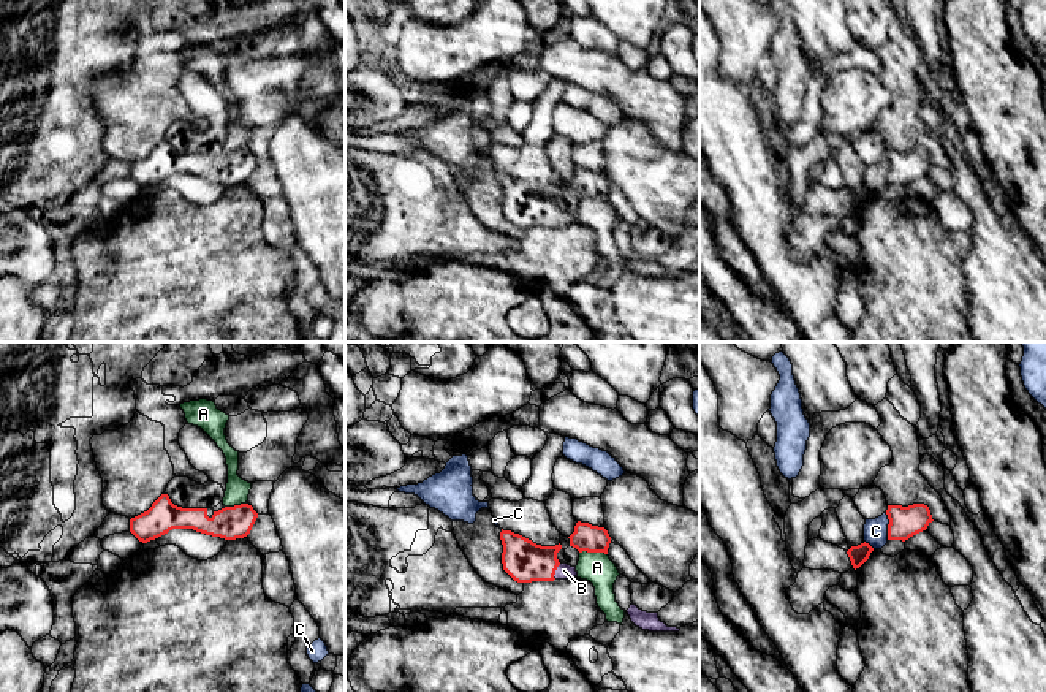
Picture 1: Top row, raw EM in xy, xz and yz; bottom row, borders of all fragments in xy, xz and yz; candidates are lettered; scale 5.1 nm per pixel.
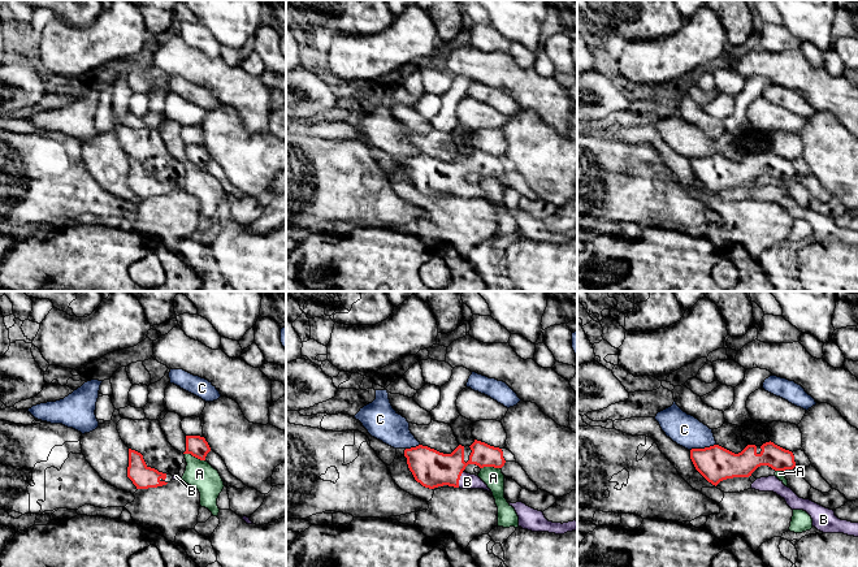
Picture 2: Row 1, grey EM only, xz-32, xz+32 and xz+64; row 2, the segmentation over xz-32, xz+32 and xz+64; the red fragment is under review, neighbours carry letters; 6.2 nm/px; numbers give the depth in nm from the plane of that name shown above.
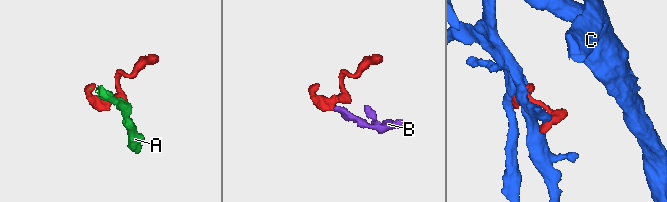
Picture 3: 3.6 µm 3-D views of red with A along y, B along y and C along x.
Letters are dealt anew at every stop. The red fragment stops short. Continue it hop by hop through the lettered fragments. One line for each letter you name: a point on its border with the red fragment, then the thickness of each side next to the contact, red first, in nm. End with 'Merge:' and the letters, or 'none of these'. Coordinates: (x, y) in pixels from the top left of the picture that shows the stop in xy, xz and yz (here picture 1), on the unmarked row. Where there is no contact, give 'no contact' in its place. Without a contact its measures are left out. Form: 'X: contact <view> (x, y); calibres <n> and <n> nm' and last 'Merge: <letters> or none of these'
B: contact xz (554, 217); calibres 220 and 80 nm
Merge: B

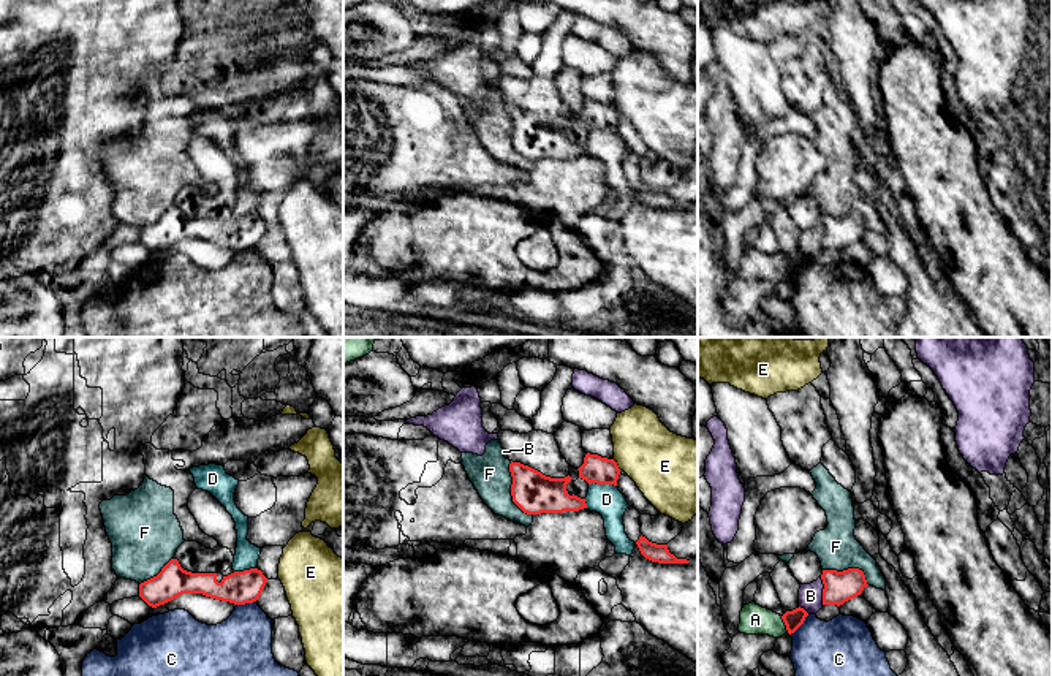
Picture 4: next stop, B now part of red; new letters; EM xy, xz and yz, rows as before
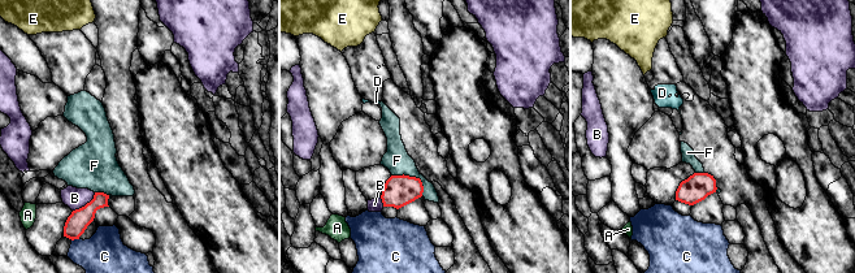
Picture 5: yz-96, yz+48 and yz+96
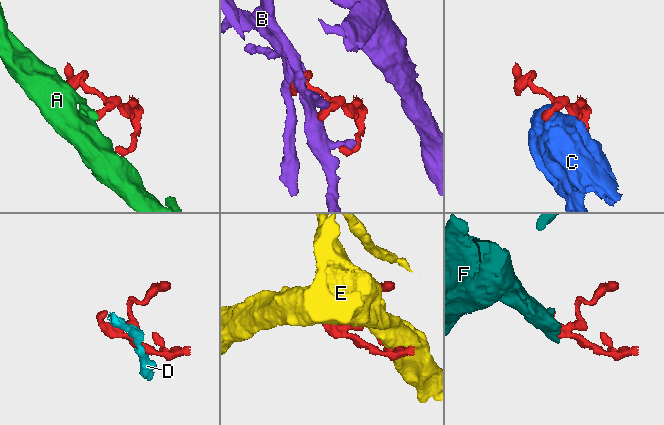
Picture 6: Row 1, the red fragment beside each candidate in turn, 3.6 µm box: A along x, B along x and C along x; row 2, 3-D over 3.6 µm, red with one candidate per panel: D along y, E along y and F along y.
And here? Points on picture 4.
Merge: none of these

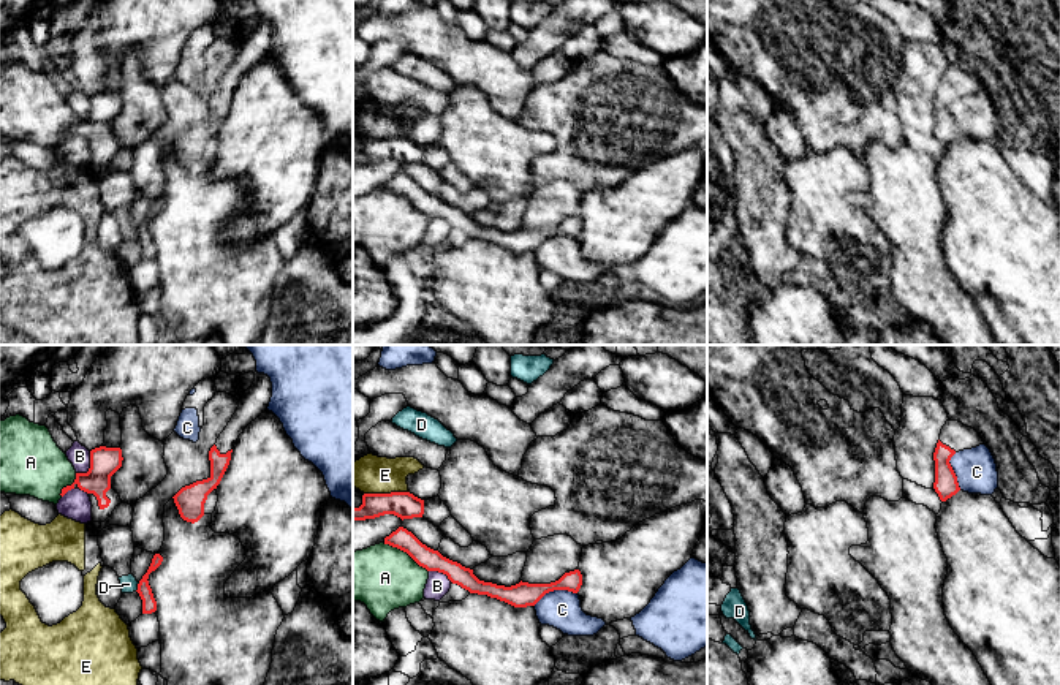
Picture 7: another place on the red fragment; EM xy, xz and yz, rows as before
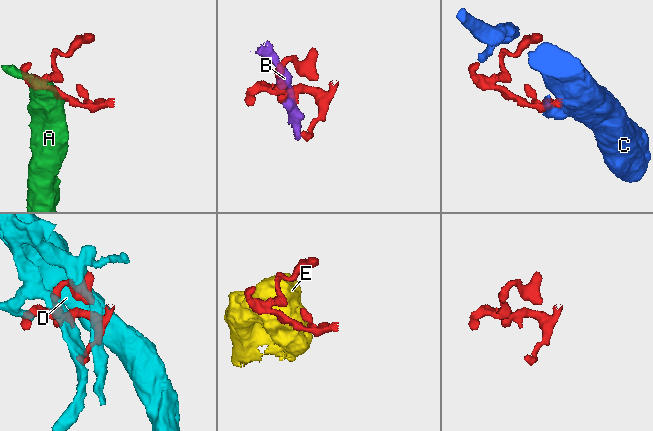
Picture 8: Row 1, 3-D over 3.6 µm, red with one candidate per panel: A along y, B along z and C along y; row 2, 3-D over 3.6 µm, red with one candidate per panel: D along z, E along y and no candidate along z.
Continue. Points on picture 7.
Merge: none of these

